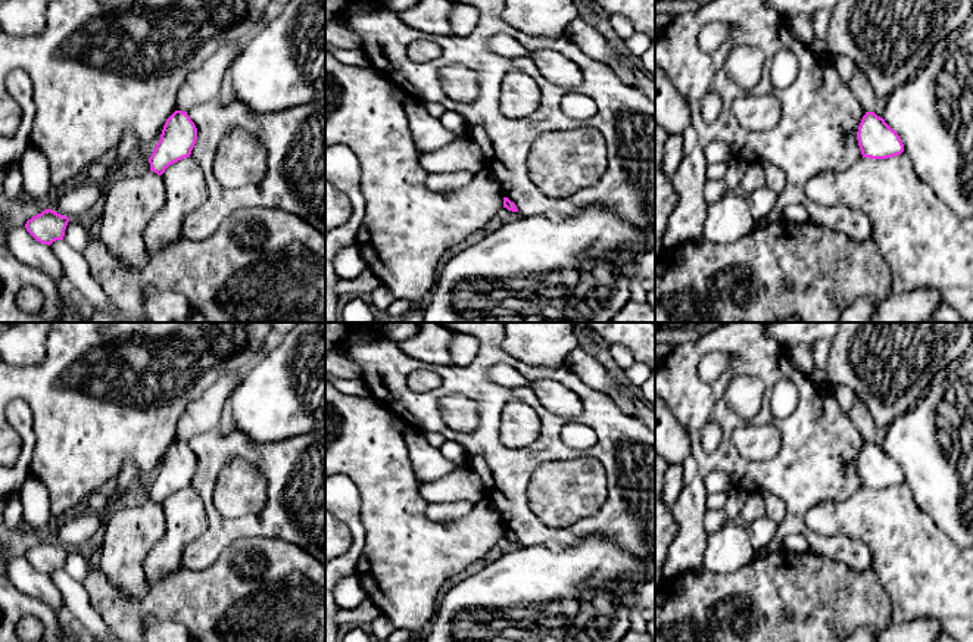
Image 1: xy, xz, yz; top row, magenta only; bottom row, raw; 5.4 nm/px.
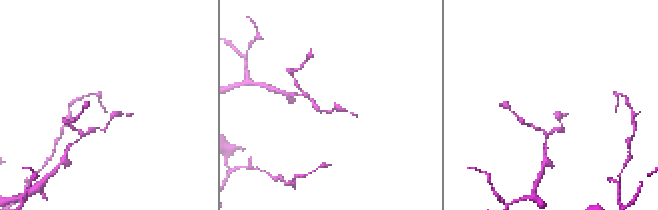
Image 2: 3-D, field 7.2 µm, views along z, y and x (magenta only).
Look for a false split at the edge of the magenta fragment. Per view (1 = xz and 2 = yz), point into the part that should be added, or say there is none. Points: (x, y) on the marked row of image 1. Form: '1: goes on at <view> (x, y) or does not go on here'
1: does not go on here
2: does not go on here

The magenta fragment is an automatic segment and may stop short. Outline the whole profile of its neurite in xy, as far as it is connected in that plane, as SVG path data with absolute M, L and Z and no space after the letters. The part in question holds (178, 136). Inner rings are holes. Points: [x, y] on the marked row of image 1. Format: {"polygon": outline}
{"polygon": "M175 110L165 122L160 140L149 158L150 171L162 175L165 169L190 158L197 140L197 128L187 112Z"}

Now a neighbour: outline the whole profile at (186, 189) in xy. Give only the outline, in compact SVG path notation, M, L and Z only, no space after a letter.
M184 158L162 174L166 200L158 216L144 228L143 240L149 253L160 252L181 236L183 219L208 199L205 174L197 160Z

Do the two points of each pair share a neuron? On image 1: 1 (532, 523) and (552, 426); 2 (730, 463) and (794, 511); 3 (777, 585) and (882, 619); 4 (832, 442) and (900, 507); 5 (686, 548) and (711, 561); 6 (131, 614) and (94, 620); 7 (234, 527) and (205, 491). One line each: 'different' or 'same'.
1: same
2: same
3: same
4: different
5: different
6: different
7: same

